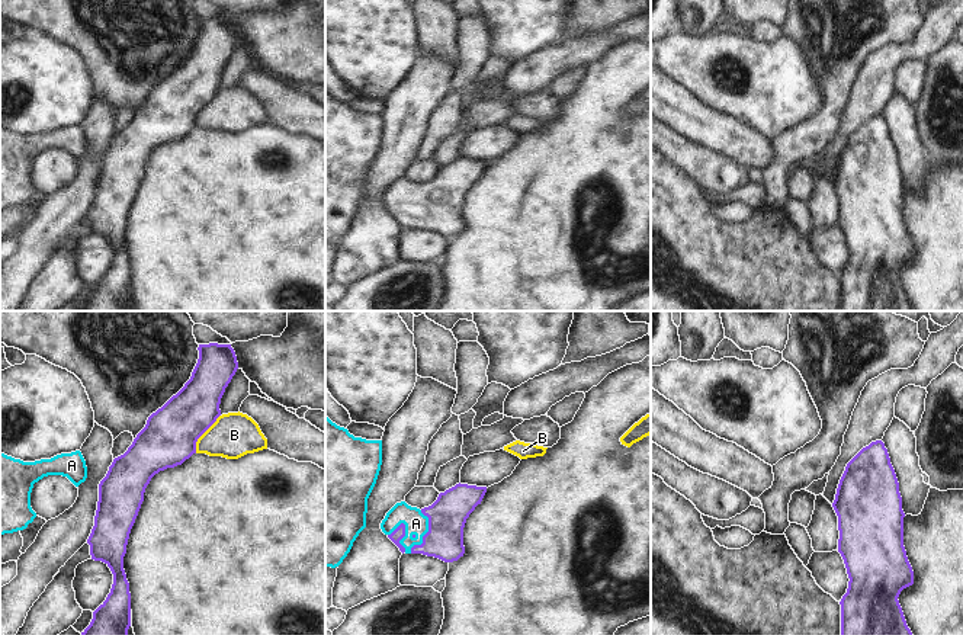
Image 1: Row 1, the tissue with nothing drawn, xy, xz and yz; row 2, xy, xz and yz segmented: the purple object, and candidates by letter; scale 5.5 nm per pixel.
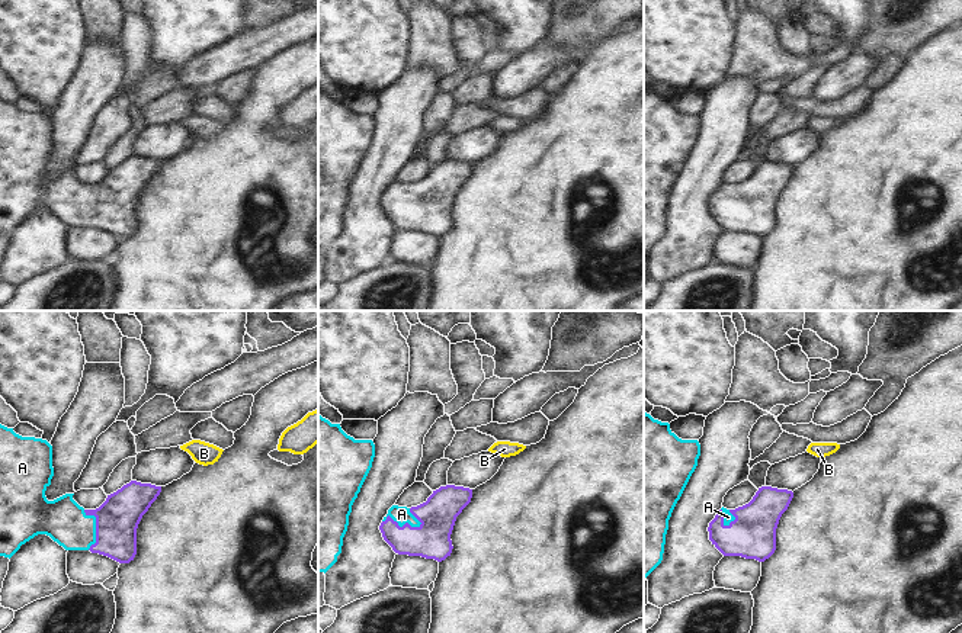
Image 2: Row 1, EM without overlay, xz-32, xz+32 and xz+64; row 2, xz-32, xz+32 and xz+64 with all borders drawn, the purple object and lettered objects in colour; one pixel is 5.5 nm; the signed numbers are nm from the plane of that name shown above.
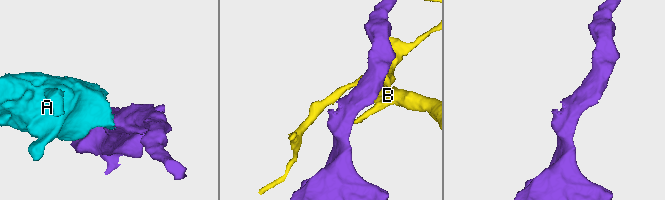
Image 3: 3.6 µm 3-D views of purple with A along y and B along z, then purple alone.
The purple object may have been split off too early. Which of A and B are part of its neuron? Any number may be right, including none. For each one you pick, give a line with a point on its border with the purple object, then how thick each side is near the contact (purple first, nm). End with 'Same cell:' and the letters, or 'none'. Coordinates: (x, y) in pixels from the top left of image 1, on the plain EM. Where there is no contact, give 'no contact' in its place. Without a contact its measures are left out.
A: xz (426, 208) | 220/130 nm
Same cell: A

